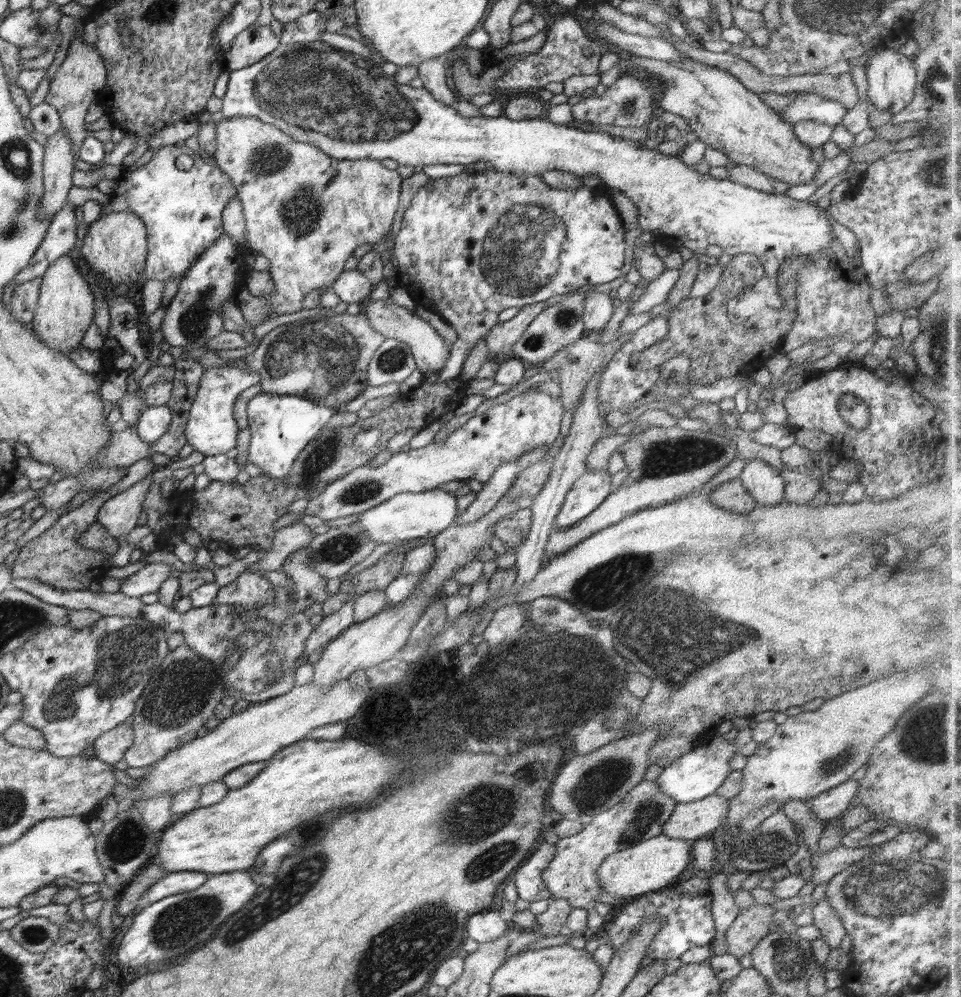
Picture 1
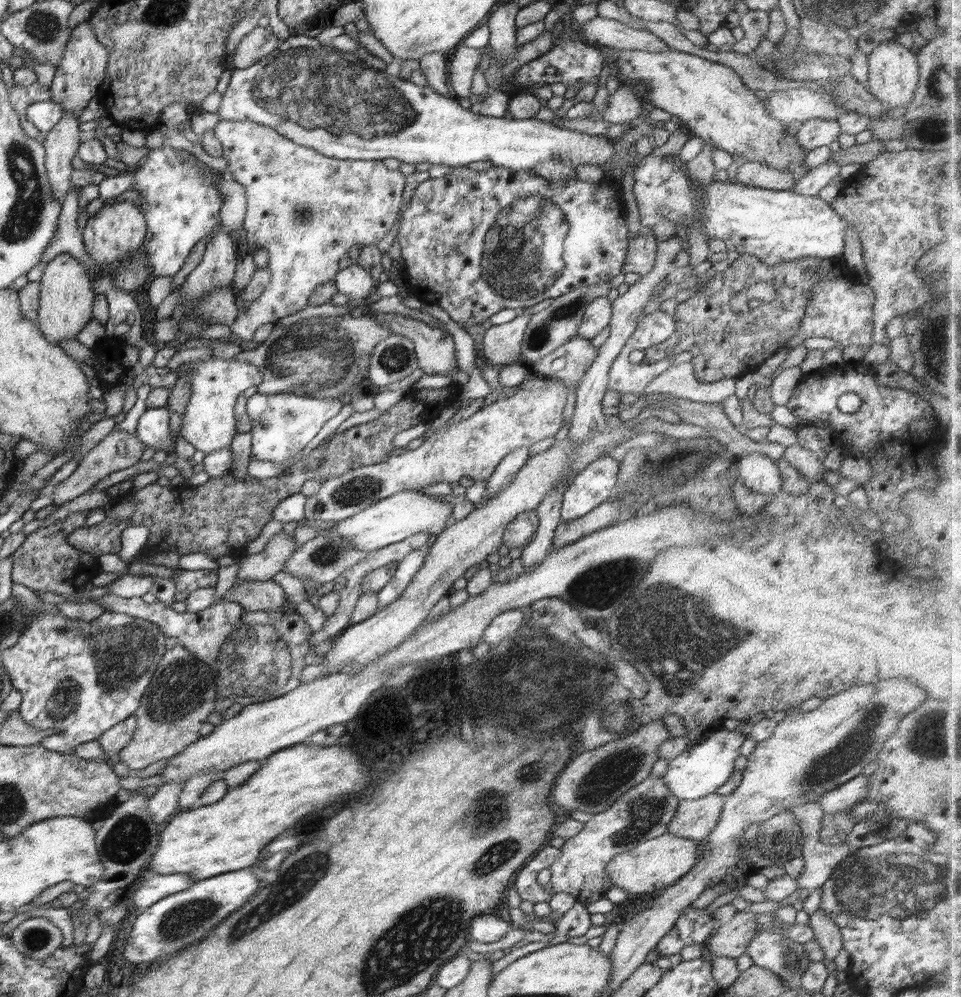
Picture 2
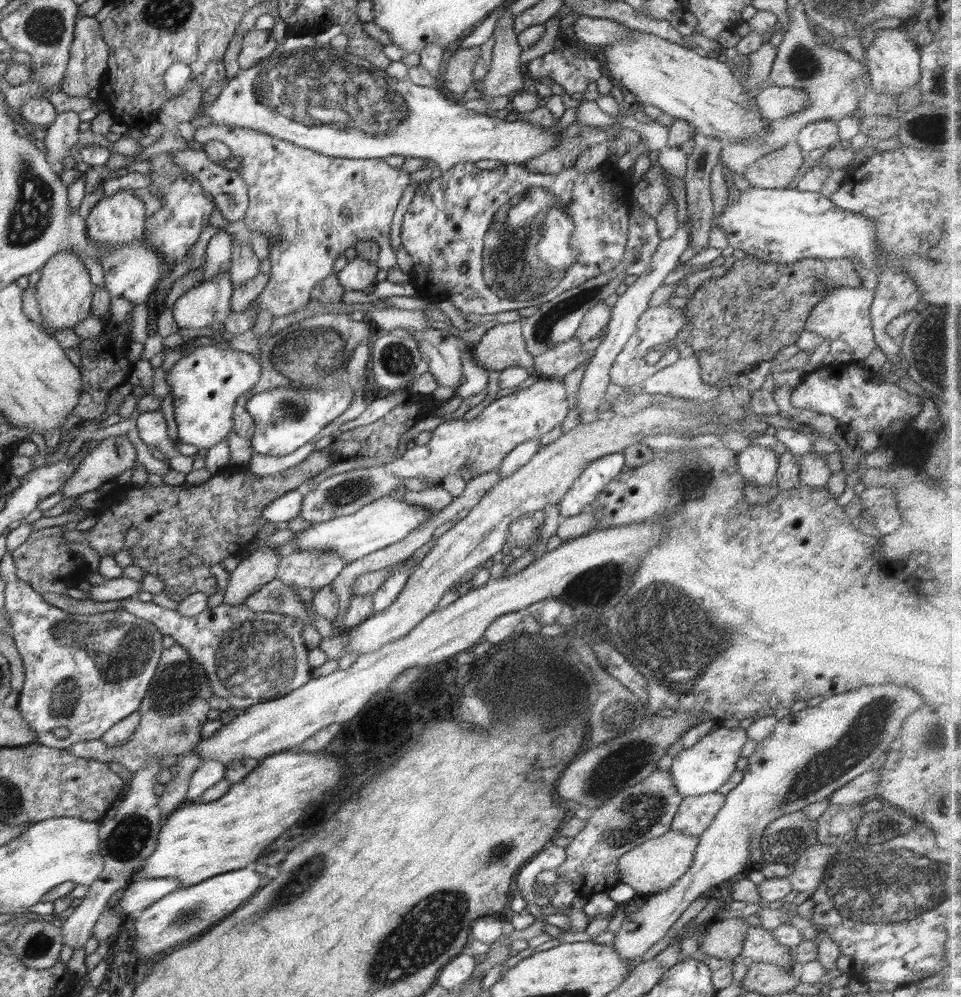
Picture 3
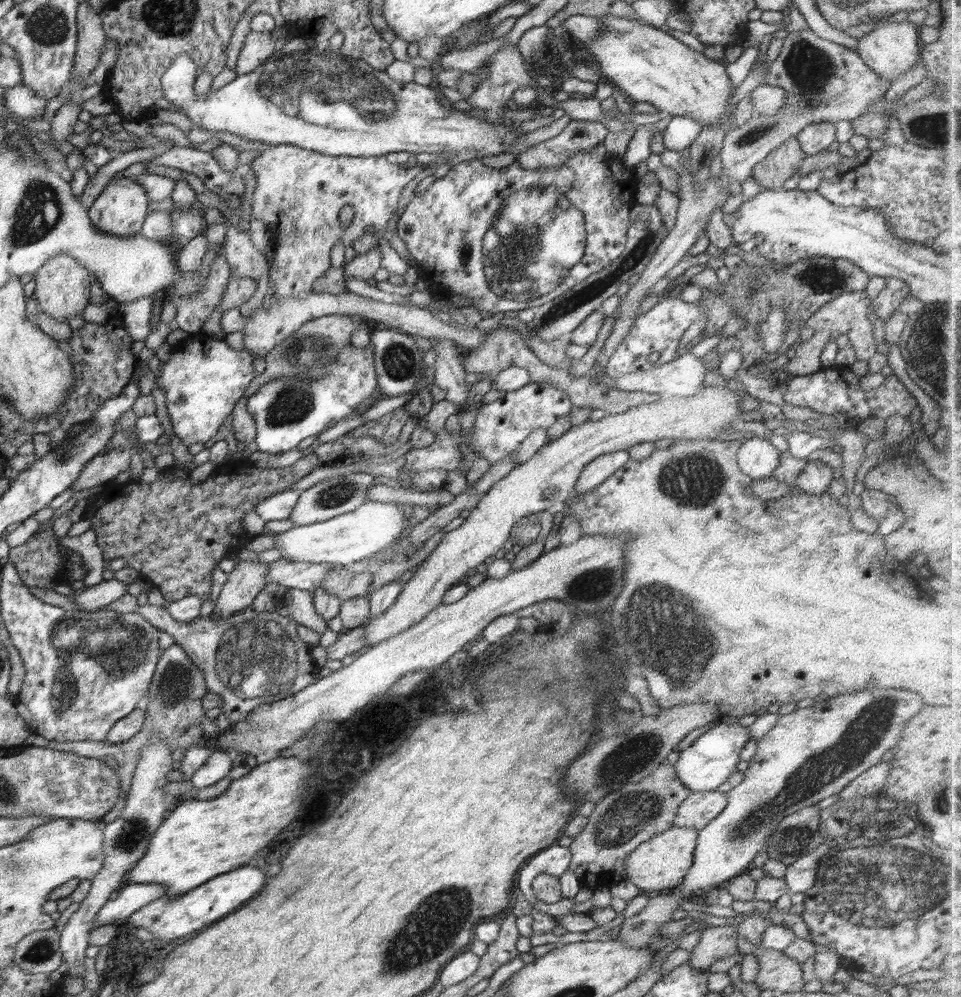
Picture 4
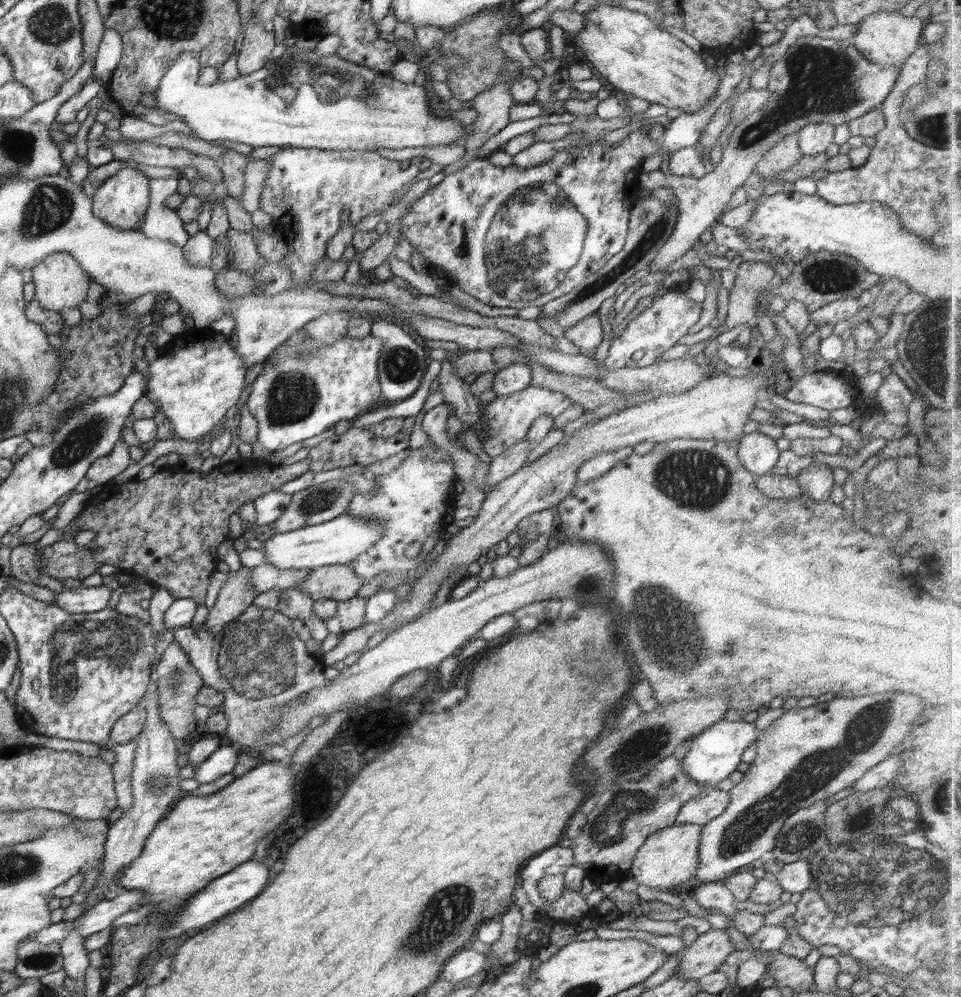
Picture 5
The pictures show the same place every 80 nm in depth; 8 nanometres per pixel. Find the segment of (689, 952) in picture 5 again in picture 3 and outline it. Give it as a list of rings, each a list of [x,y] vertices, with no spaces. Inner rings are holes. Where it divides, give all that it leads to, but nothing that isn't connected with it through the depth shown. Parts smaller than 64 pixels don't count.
[[[743,918],[712,921],[702,935],[699,948],[715,959],[735,959],[741,954],[748,922]]]

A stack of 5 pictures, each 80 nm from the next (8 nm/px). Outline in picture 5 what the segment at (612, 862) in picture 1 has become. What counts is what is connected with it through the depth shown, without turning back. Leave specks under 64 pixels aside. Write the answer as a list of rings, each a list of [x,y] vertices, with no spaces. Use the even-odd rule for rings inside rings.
[[[674,824],[651,834],[638,849],[628,875],[648,888],[670,891],[686,886],[699,865],[699,840],[703,826]]]

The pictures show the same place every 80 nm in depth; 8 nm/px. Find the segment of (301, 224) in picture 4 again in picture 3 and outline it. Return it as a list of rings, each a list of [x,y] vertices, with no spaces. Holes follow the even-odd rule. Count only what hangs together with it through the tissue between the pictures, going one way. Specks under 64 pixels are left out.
[[[210,124],[195,130],[196,142],[217,140],[230,147],[230,154],[239,158],[235,171],[248,187],[249,205],[244,222],[252,232],[260,232],[269,240],[270,278],[257,298],[259,310],[269,310],[274,318],[299,311],[311,301],[312,289],[328,275],[335,273],[334,261],[357,242],[372,240],[379,244],[379,267],[396,268],[396,252],[390,246],[390,227],[396,205],[410,186],[410,173],[390,166],[385,159],[332,158],[296,146],[292,142],[260,133],[254,129]]]

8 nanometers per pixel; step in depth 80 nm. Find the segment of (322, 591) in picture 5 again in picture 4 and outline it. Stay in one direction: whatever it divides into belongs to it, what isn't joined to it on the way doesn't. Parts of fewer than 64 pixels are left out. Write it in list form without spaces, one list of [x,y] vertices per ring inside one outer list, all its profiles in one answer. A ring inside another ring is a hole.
[[[335,566],[334,570],[323,582],[322,588],[325,588],[329,593],[341,598],[342,600],[353,599],[368,595],[370,584],[372,584],[373,574],[369,572],[350,573],[347,568]]]

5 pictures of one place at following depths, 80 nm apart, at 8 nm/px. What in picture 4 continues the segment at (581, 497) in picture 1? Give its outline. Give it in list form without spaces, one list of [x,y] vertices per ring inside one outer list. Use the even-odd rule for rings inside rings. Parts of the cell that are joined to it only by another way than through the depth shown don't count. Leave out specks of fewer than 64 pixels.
[[[619,451],[611,454],[604,454],[591,461],[584,471],[577,478],[577,484],[574,486],[576,491],[572,496],[582,495],[600,487],[600,484],[608,480],[616,471],[622,469],[626,462],[630,461],[628,451]]]

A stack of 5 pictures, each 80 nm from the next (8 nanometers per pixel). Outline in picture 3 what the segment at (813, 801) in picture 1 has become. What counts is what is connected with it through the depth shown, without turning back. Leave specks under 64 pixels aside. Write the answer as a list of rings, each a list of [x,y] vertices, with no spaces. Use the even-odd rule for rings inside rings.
[[[871,769],[835,790],[828,798],[830,805],[843,806],[854,802],[867,801],[874,797],[878,786],[879,770]]]

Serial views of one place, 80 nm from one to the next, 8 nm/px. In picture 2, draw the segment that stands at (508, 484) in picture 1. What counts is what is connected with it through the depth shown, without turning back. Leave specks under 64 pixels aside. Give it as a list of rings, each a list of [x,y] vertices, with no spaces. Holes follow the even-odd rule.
[[[522,446],[522,448],[508,454],[508,457],[505,457],[498,464],[498,467],[487,480],[488,486],[486,486],[486,489],[488,490],[486,490],[486,496],[483,496],[483,501],[492,497],[494,493],[502,491],[508,485],[508,482],[512,482],[512,479],[526,465],[529,458],[530,446]]]

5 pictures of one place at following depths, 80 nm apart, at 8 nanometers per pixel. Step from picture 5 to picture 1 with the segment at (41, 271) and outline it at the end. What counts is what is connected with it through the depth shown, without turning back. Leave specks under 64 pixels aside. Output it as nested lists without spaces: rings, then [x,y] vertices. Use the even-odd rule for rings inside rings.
[[[67,254],[55,260],[40,279],[38,304],[29,326],[52,350],[68,355],[73,349],[81,347],[80,340],[84,338],[86,328],[92,324],[94,302],[97,300],[80,270],[74,266],[72,257]]]

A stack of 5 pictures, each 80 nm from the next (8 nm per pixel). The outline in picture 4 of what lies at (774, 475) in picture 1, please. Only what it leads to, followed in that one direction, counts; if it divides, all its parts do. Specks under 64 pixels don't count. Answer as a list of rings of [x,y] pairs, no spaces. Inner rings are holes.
[[[754,437],[751,440],[741,440],[737,462],[743,474],[752,481],[770,478],[778,468],[780,450],[777,450],[765,438]]]

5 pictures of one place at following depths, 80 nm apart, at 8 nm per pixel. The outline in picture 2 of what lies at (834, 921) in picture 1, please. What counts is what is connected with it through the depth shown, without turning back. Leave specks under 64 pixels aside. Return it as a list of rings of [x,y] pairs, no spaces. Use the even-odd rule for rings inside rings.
[[[822,909],[816,910],[810,916],[808,925],[814,932],[816,940],[824,952],[824,961],[833,961],[843,949],[842,934],[840,927],[836,926]]]

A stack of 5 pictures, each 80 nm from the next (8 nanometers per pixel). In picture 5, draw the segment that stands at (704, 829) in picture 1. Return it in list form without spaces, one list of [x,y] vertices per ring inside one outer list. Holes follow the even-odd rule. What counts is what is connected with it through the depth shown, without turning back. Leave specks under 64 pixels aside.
[[[704,787],[695,797],[689,798],[678,811],[675,824],[703,826],[718,818],[731,801],[728,791]]]

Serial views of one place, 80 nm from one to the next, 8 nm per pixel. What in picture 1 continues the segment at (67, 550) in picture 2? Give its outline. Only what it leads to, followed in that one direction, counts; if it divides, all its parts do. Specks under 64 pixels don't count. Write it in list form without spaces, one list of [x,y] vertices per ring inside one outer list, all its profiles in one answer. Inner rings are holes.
[[[104,494],[90,498],[75,510],[60,516],[48,530],[30,540],[11,568],[14,578],[36,579],[62,590],[86,590],[92,581],[105,578],[110,570],[106,565],[108,555],[101,550],[84,548],[77,541],[77,536],[96,522],[97,514],[106,500],[108,498]]]

